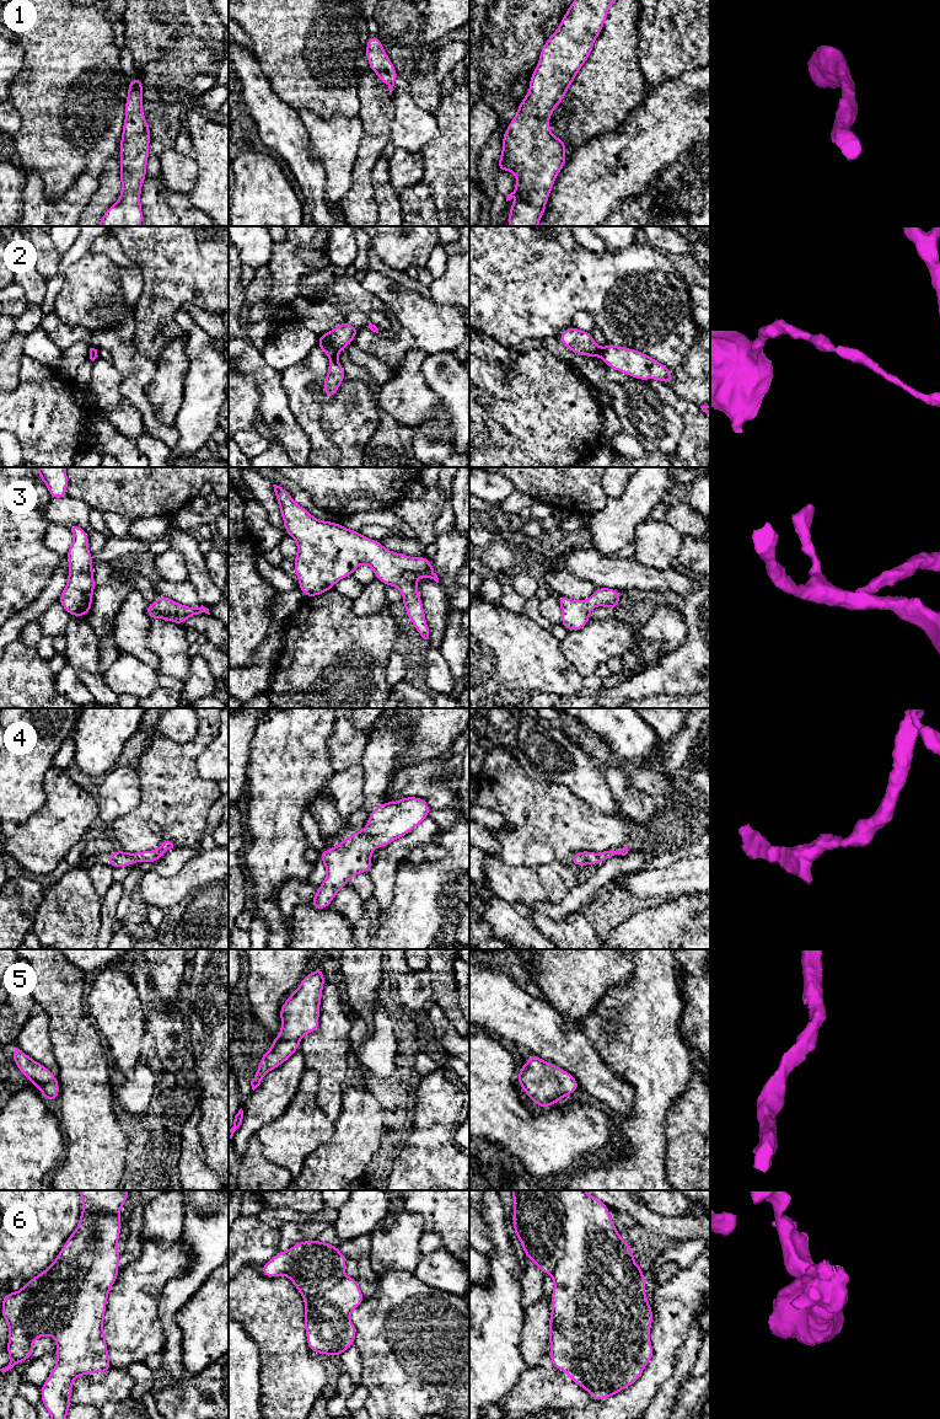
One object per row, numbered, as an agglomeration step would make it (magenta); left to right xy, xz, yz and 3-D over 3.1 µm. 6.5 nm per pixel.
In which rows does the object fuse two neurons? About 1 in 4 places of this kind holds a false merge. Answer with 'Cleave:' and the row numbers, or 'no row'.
Cleave: 2

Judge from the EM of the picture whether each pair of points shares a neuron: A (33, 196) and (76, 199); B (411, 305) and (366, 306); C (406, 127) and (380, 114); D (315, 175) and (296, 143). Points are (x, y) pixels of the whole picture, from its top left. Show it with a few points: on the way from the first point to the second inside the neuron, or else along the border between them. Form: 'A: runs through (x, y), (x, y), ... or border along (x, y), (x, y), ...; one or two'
A: runs through (44, 207), (63, 208), (65, 205); one
B: border along (363, 287), (374, 293), (386, 305); two
C: border along (392, 92), (395, 118), (391, 124), (390, 140); two
D: runs through (307, 167), (299, 159), (296, 150); one

